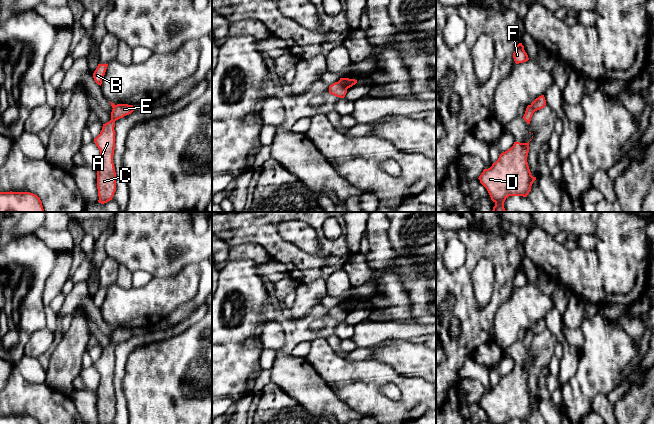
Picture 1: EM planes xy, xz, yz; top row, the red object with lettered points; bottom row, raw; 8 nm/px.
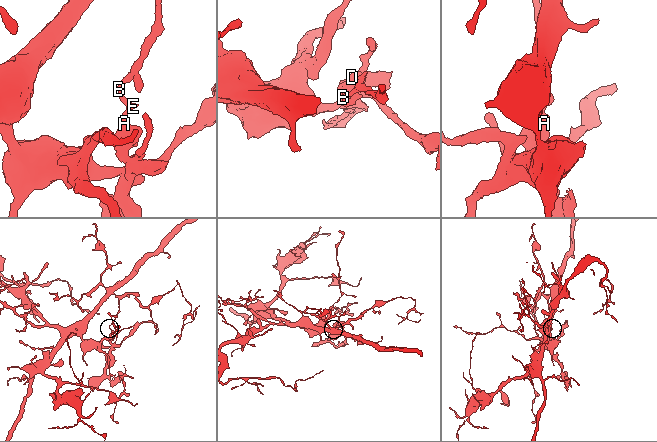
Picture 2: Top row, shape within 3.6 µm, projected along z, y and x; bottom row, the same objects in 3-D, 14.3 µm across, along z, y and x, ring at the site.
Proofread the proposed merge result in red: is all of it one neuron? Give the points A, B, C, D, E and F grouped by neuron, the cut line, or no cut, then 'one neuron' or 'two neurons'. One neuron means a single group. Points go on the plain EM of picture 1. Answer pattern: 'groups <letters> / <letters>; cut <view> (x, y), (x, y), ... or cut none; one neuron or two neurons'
groups A C D E / B F; cut xz (338, 305), (347, 312); two neurons

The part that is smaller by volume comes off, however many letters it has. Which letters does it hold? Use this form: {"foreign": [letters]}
{"foreign": ["A", "C", "D", "E"]}

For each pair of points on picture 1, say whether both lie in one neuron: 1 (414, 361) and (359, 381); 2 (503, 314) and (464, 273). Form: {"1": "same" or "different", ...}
{"1": "different", "2": "different"}

